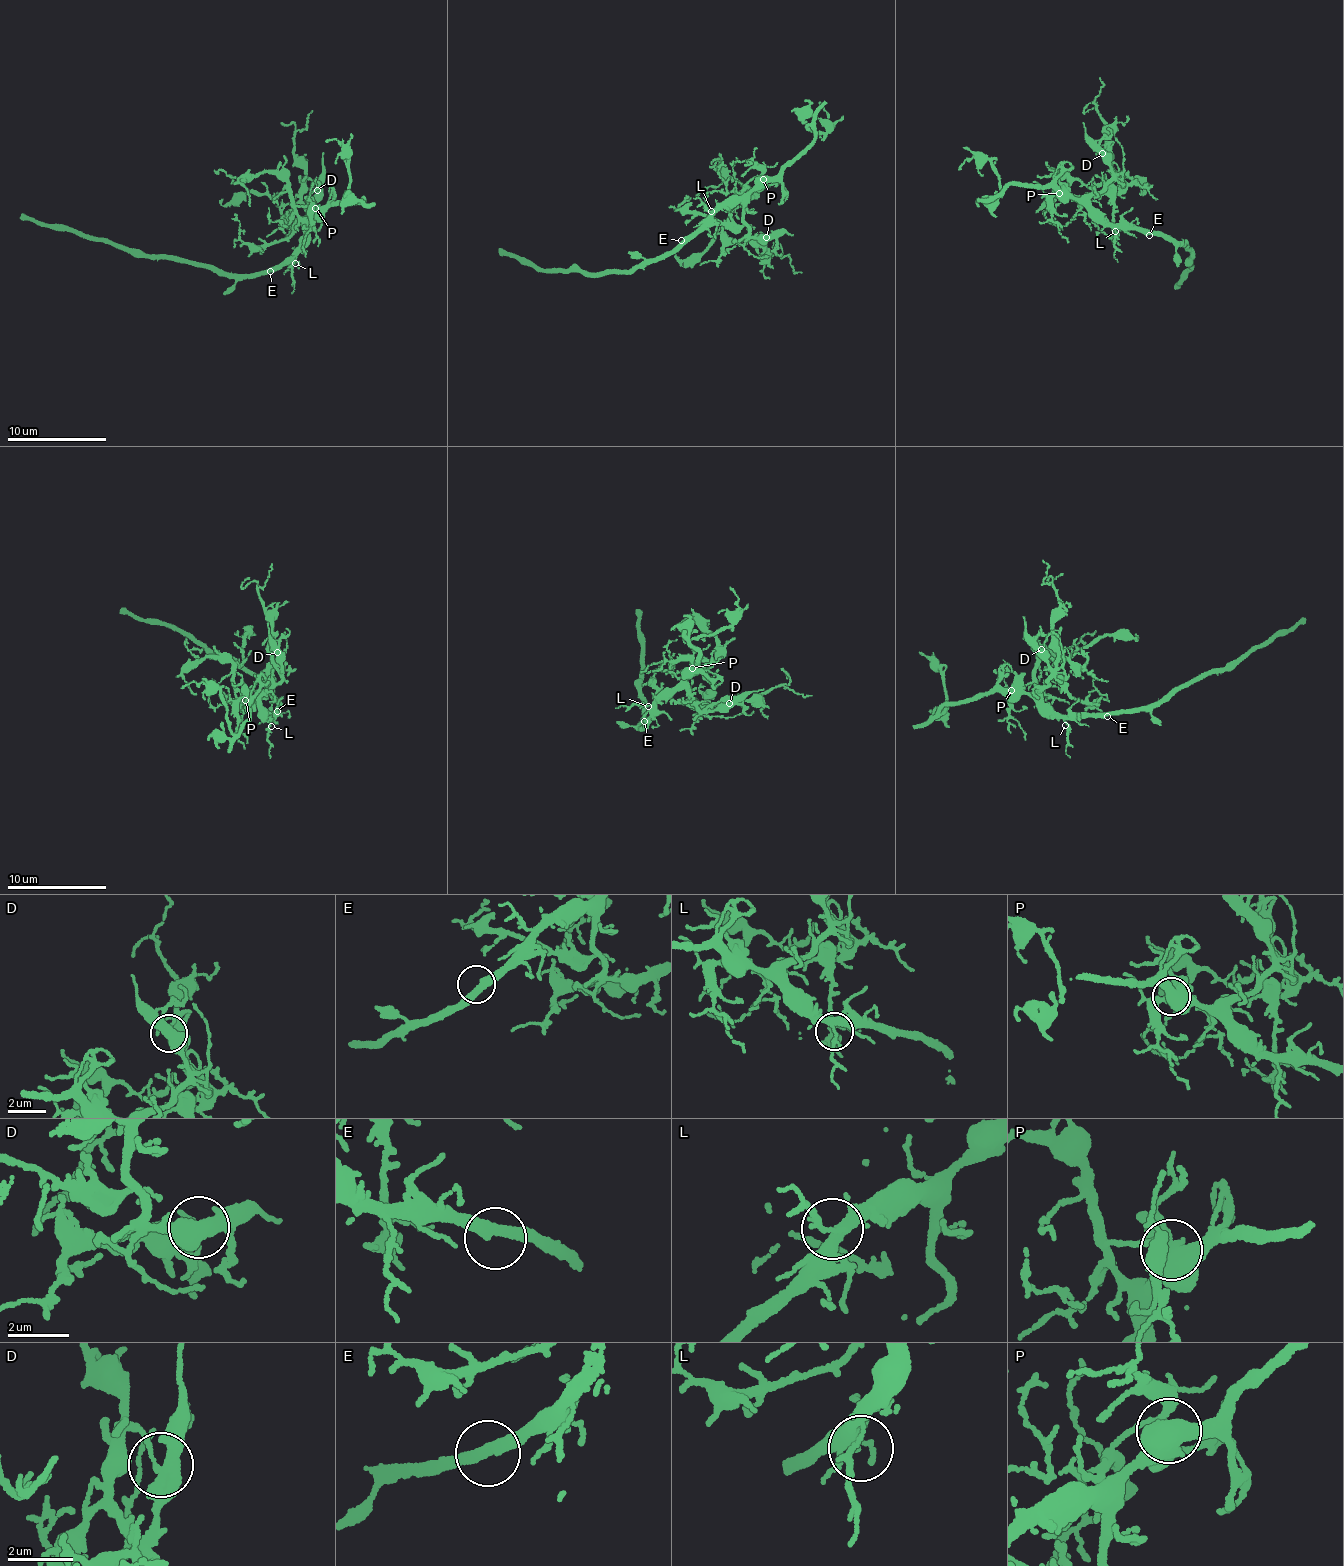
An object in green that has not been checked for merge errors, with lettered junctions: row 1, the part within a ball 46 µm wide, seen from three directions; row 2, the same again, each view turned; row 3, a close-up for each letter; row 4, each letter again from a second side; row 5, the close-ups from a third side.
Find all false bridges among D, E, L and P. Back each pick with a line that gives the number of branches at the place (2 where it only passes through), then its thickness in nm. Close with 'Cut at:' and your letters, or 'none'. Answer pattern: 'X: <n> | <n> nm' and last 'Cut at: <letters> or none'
Cut at: none

